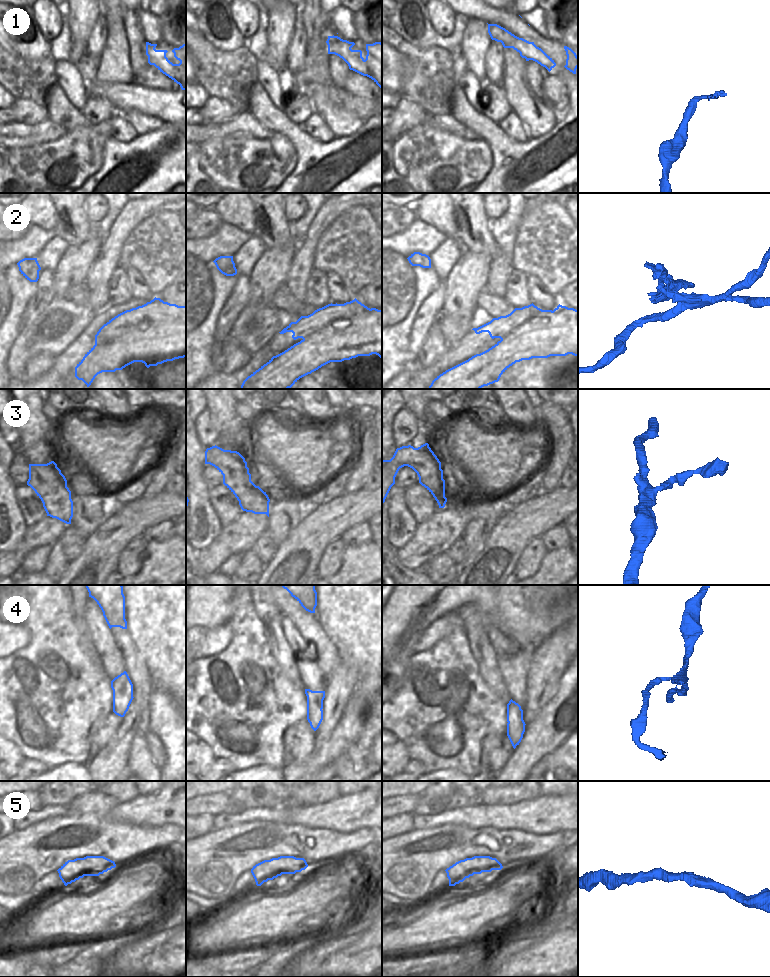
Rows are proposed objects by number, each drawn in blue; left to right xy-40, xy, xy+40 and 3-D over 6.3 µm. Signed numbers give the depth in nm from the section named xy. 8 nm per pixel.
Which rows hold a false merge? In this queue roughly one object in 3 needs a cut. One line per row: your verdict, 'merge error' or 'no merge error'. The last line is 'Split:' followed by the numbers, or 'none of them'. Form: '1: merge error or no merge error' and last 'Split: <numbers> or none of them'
1: merge error
2: merge error
3: no merge error
4: merge error
5: no merge error
Split: 1, 2, 4

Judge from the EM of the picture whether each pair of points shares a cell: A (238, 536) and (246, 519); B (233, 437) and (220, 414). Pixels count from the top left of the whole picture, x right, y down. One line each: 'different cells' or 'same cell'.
A: same cell
B: same cell

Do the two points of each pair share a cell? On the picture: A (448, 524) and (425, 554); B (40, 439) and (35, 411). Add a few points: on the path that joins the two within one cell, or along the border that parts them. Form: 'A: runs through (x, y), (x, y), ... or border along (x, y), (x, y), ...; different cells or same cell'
A: runs through (441, 531), (425, 547); same cell
B: runs through (35, 432), (35, 418); same cell

